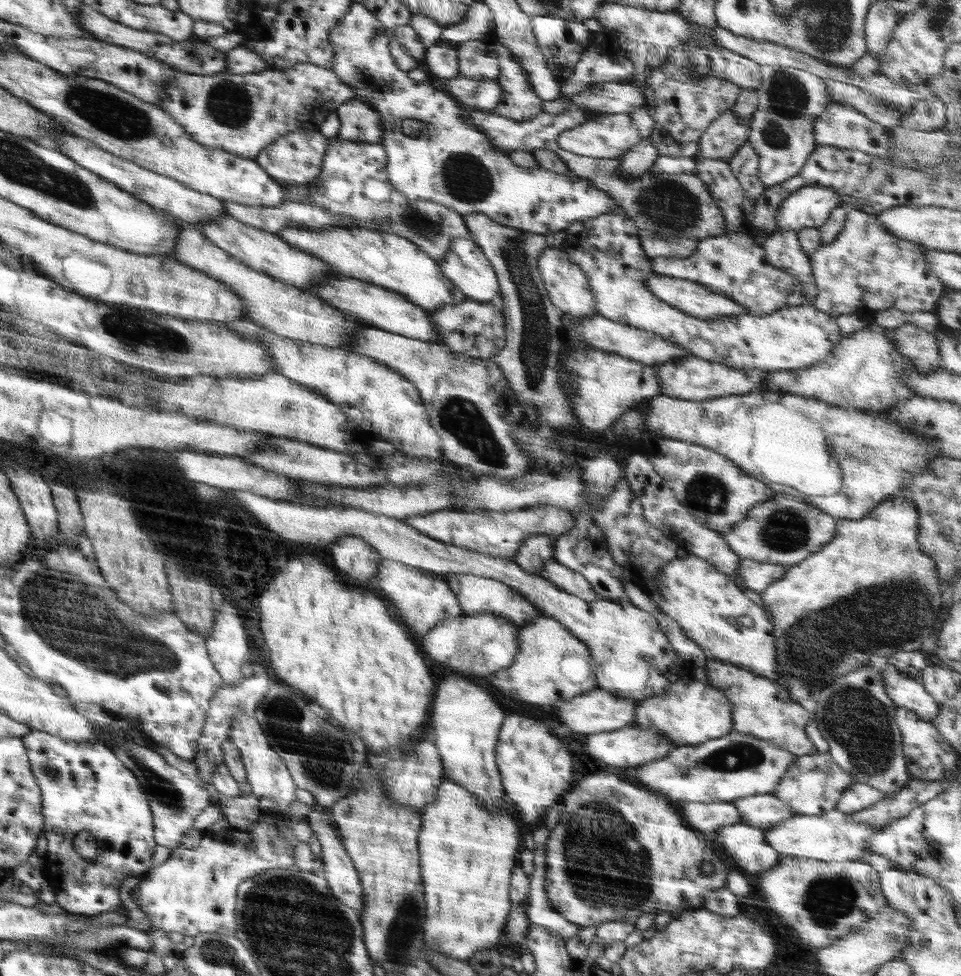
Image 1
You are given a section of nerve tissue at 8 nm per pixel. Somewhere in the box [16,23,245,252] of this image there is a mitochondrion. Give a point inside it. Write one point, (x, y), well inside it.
(106, 113)

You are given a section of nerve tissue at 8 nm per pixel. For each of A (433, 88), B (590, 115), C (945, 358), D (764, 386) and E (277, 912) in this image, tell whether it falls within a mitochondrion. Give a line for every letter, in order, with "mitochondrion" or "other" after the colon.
A: other
B: other
C: other
D: other
E: mitochondrion

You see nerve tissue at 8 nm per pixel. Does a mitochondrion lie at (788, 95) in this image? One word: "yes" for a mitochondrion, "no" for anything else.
yes

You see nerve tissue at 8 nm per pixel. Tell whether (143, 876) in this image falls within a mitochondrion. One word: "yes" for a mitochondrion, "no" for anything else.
no

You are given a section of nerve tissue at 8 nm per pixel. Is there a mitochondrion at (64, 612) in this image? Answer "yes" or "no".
yes

